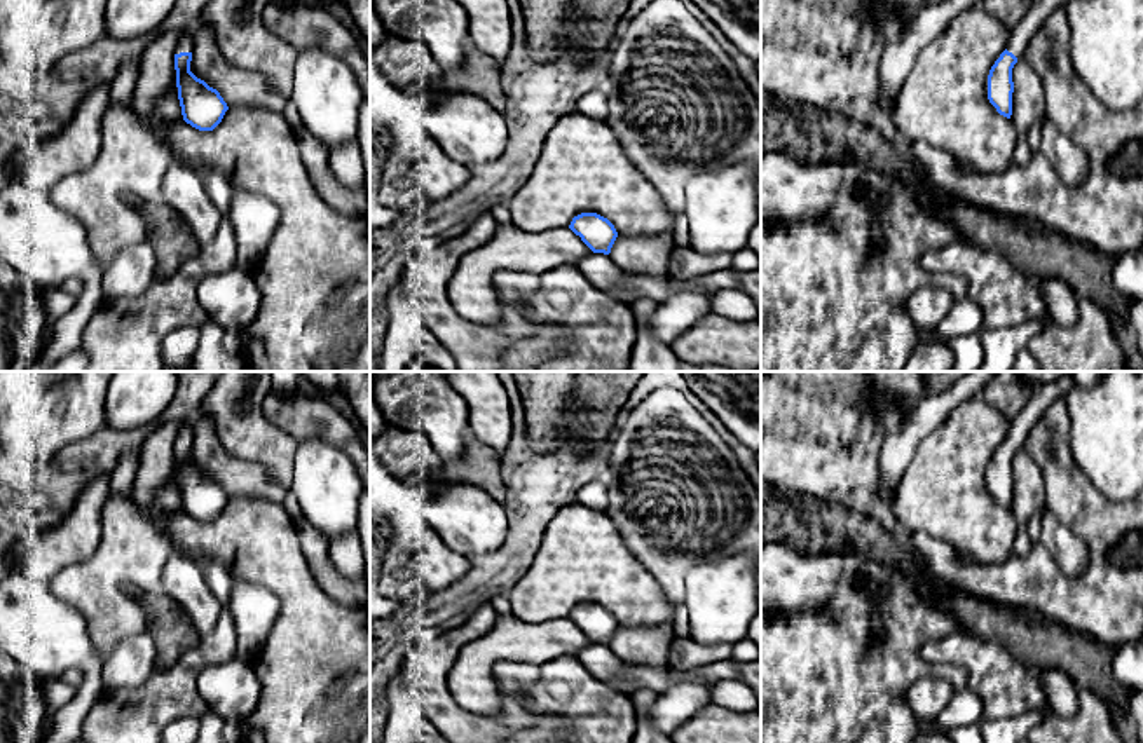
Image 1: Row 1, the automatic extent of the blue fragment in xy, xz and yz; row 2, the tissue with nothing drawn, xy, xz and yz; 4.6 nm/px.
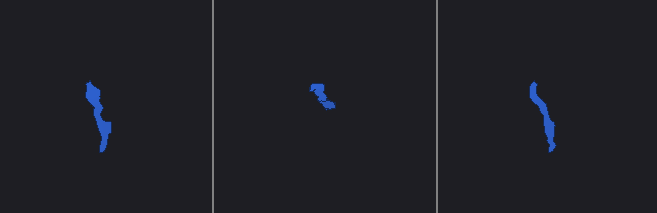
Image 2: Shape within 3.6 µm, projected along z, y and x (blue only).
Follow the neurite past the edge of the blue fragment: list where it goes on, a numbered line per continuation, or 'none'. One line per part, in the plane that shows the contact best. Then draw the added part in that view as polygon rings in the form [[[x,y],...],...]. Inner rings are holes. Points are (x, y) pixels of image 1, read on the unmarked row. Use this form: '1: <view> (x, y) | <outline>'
1: xy (185, 435) | [[[181,420],[181,427],[176,436],[176,445],[180,443],[192,443],[194,440],[194,422],[190,420]]]

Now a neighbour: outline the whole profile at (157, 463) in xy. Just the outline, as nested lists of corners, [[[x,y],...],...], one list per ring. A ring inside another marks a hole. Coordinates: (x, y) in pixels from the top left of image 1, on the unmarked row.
[[[181,422],[152,426],[143,440],[140,467],[131,485],[131,497],[140,509],[152,508],[152,497],[176,469],[175,445]]]

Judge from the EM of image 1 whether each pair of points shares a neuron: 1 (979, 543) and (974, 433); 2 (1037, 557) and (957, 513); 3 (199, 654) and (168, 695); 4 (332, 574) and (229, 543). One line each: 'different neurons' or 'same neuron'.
1: same neuron
2: different neurons
3: same neuron
4: different neurons

